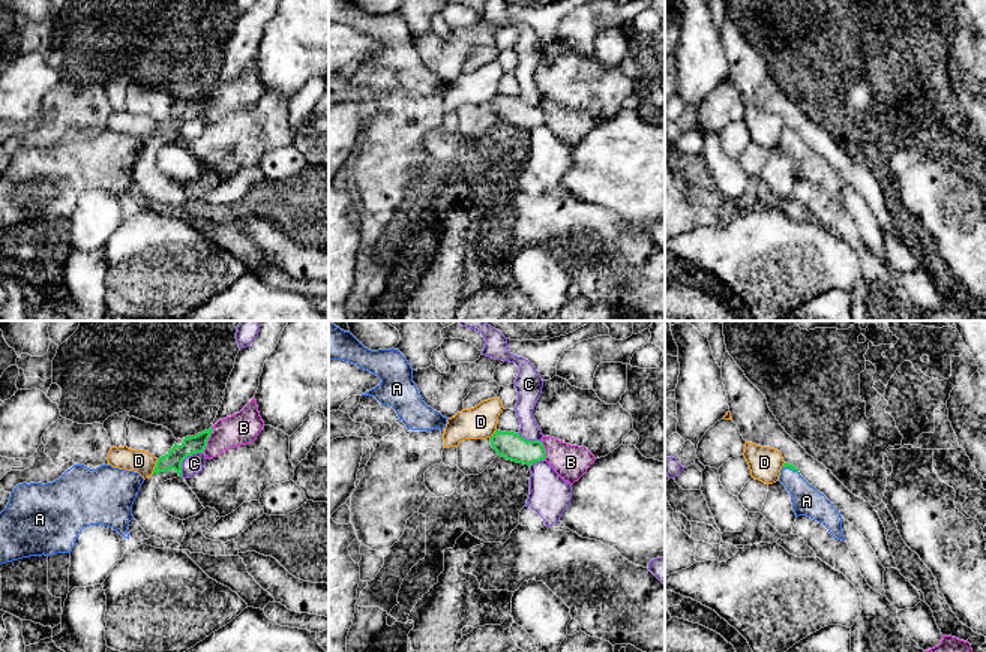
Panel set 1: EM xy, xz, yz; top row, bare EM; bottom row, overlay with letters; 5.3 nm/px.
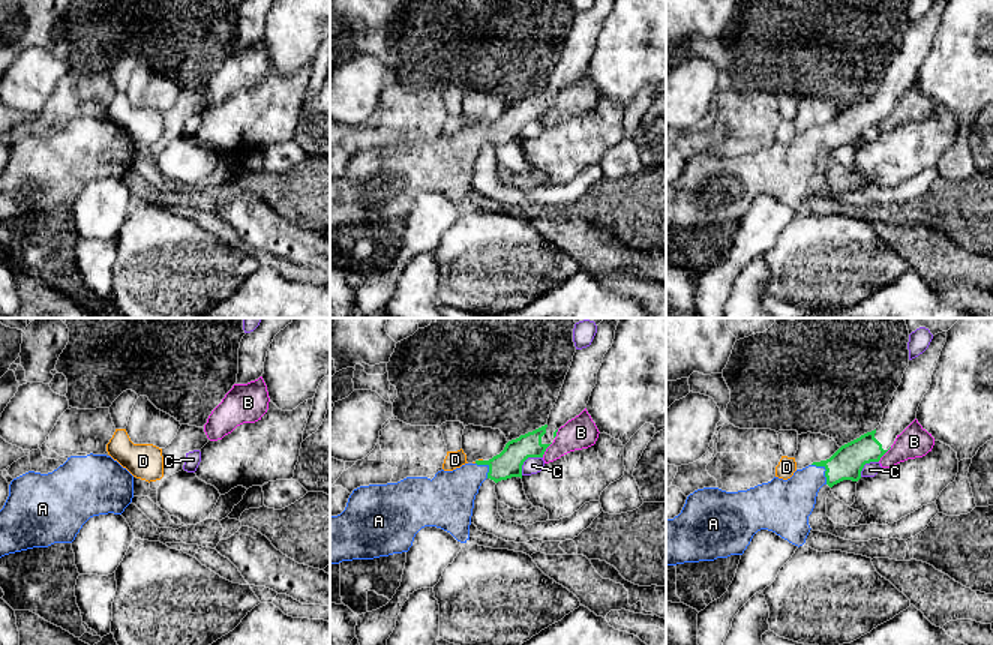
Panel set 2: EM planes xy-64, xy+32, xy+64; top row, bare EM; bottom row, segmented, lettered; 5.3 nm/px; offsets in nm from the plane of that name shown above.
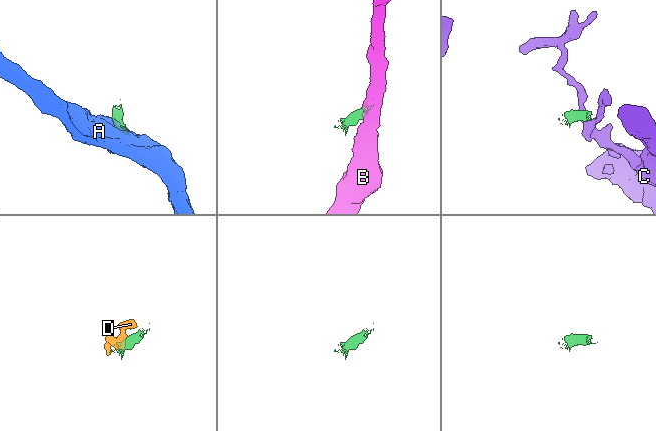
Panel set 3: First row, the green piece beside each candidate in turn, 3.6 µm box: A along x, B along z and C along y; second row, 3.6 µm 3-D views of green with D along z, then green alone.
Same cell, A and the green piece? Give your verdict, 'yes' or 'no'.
yes

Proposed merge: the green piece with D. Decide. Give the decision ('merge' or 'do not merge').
do not merge

